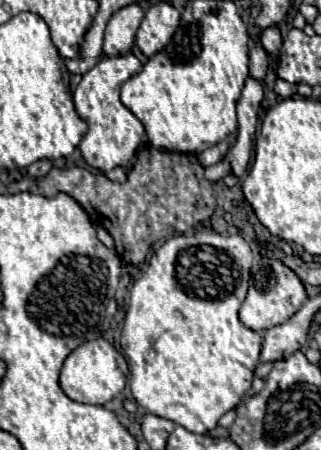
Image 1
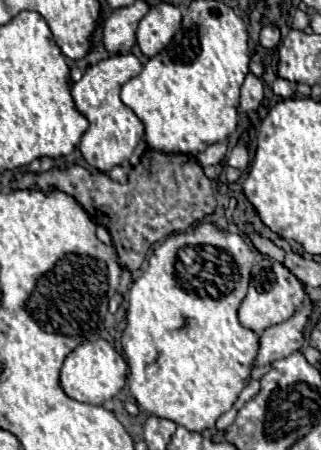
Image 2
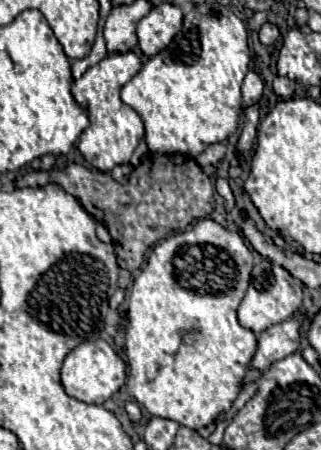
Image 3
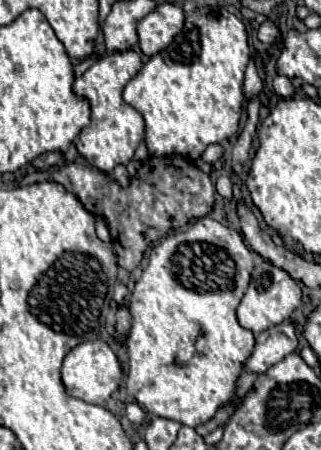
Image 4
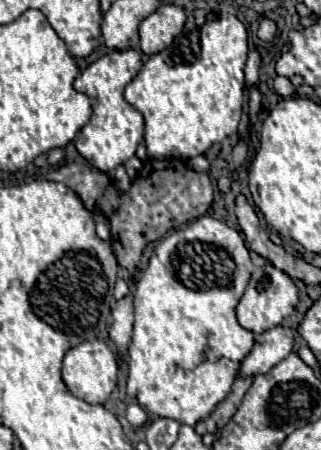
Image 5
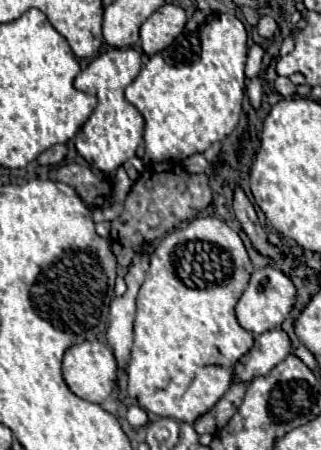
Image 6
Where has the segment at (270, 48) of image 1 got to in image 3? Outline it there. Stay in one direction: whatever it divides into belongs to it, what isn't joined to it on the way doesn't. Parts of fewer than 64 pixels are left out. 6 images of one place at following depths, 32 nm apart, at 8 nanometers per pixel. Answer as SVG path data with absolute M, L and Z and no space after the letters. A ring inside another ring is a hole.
M266 22L266 24L262 24L262 28L260 28L260 32L258 32L258 38L260 38L260 42L262 44L274 44L276 40L278 40L278 36L280 36L280 32L278 32L278 28L274 26L274 24L270 24L270 22Z

